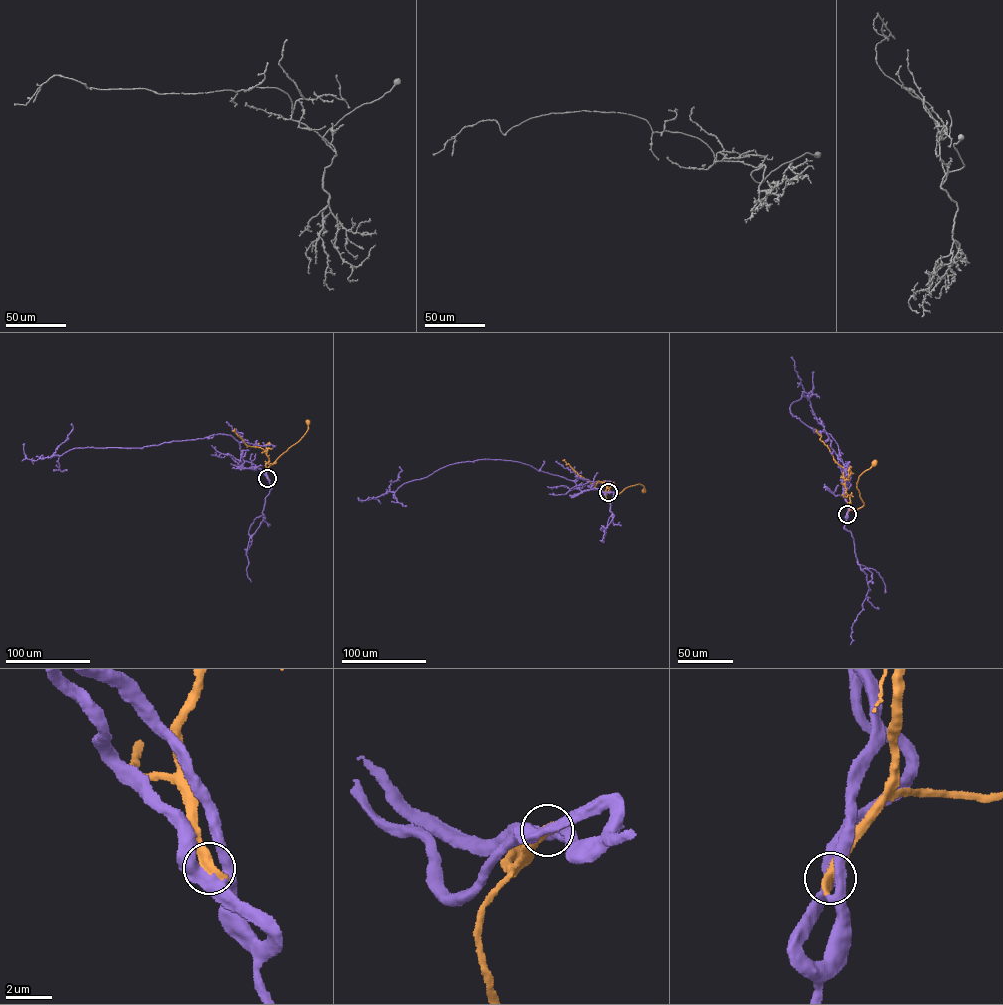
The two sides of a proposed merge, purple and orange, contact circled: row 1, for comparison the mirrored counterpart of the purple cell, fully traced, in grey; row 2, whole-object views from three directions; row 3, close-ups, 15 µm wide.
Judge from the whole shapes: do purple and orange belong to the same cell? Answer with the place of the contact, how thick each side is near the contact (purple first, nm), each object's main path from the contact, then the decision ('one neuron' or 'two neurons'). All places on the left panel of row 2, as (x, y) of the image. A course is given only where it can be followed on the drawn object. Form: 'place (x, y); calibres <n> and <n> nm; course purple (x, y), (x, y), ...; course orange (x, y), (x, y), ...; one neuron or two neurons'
place (267, 478); calibres 400 and 550 nm; course purple (267, 478), (243, 460), (238, 442), (224, 434), (142, 448), (75, 448), (35, 460), (27, 458), (24, 443); course orange (267, 478), (265, 470), (304, 435), (308, 421); one neuron

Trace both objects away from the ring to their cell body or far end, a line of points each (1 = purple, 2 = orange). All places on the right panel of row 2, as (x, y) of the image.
1: (847, 514), (846, 473), (837, 444), (789, 409), (802, 393), (810, 397), (813, 372)
2: (847, 514), (863, 506), (857, 484), (860, 475), (874, 463)

